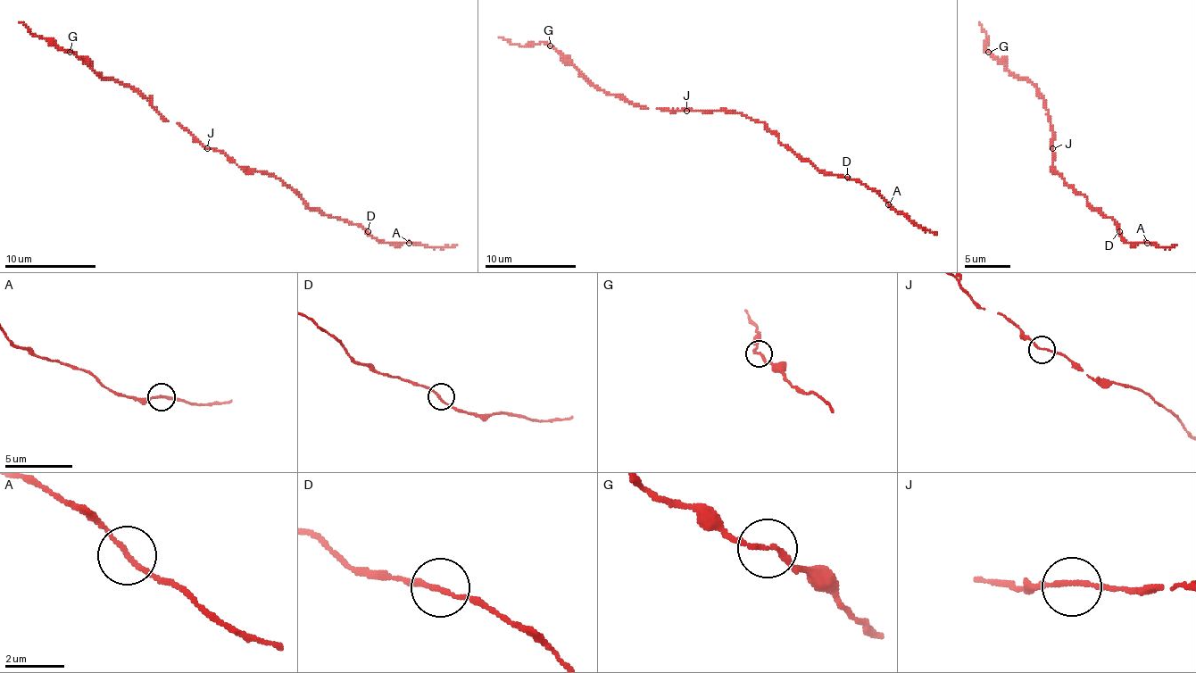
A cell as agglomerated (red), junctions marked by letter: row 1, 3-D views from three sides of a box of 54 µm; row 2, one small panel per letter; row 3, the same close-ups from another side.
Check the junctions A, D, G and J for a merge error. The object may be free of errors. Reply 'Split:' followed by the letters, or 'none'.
Split: none

